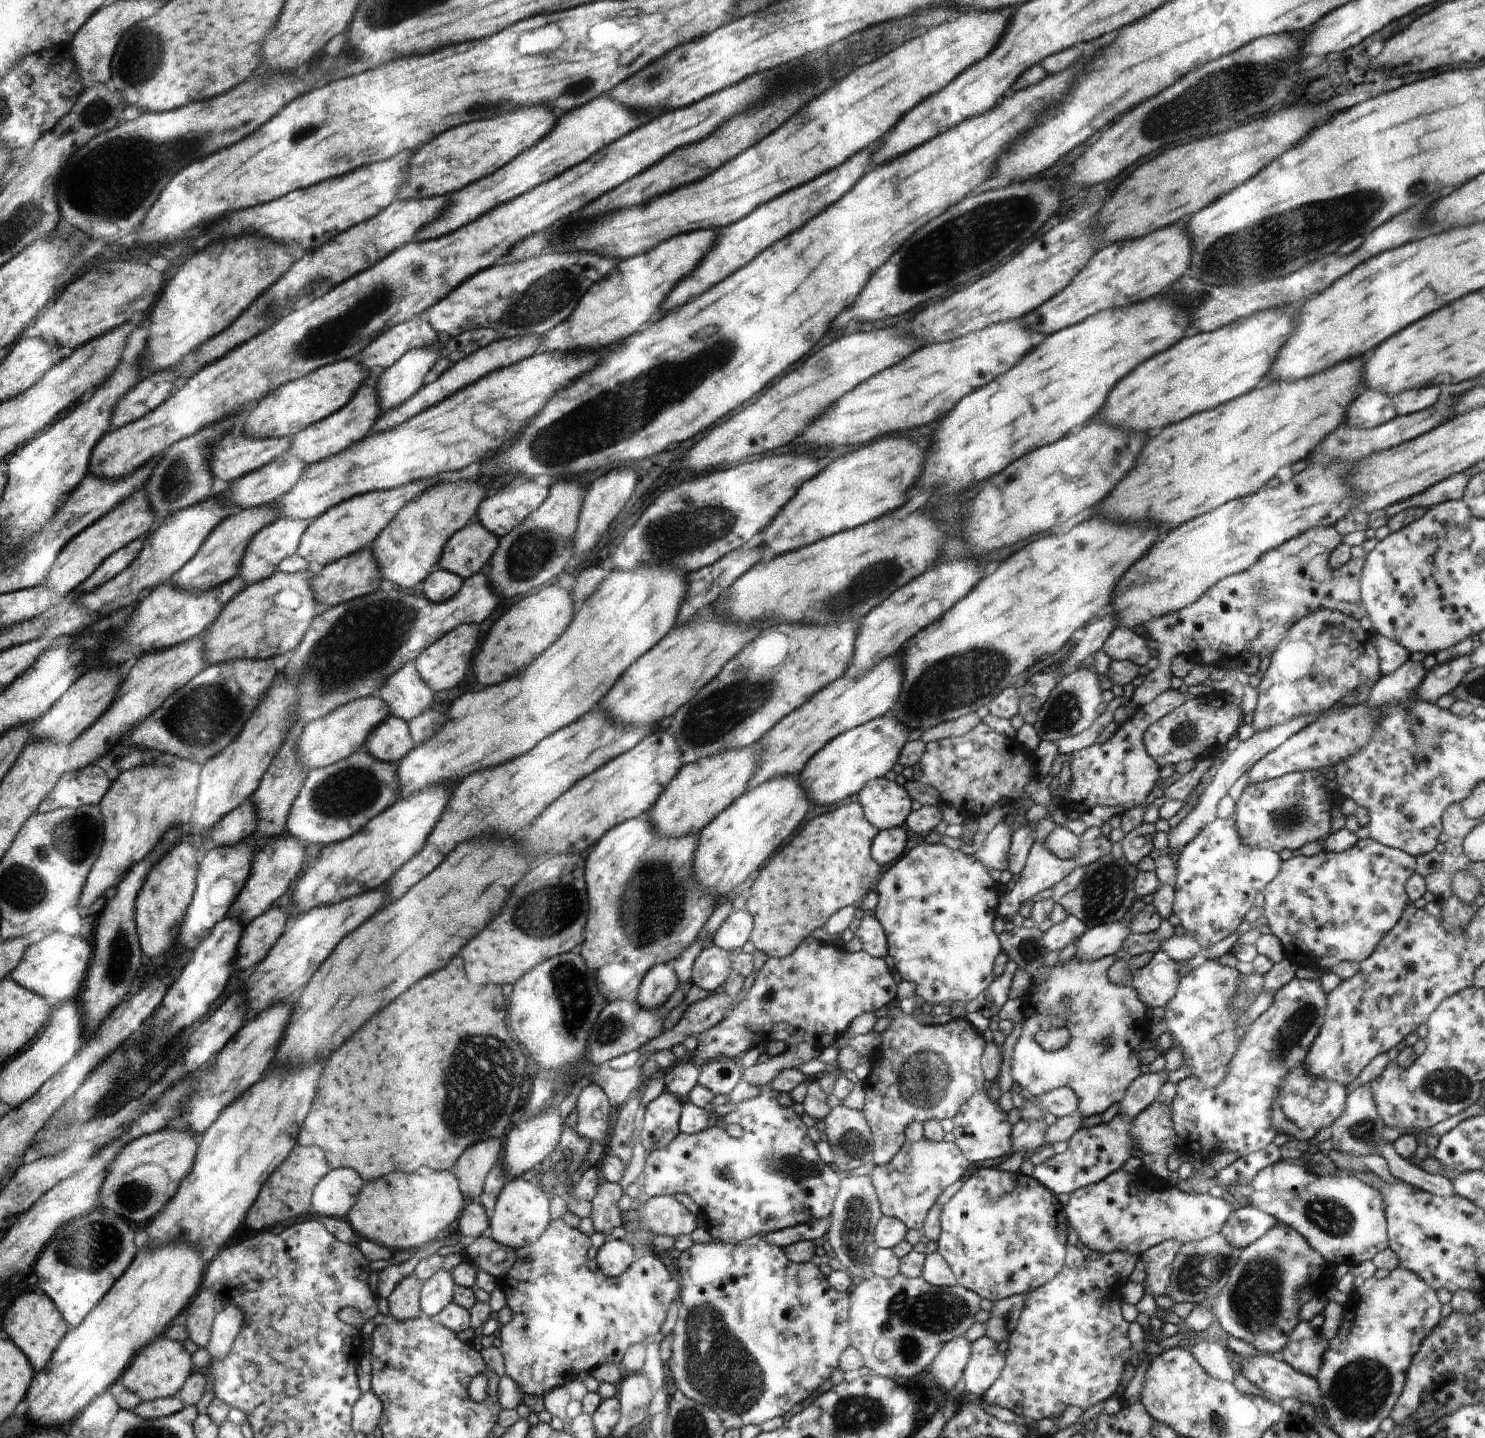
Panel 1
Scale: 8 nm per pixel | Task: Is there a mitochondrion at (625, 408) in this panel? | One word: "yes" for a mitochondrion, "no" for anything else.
yes

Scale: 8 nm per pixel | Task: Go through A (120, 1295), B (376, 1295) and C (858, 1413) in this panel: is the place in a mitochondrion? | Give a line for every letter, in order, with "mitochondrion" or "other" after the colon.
A: other
B: other
C: mitochondrion

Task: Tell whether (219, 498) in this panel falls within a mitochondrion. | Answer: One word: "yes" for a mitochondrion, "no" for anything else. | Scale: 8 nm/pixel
no

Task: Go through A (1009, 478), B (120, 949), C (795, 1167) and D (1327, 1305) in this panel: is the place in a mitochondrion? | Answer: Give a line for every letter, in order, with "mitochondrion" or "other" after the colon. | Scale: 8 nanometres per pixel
A: other
B: mitochondrion
C: mitochondrion
D: other

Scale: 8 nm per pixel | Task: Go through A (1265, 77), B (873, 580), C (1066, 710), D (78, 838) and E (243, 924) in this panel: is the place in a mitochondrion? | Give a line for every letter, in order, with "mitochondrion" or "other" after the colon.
A: mitochondrion
B: mitochondrion
C: mitochondrion
D: mitochondrion
E: other

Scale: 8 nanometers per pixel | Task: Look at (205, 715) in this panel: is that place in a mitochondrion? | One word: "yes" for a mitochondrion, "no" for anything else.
yes

